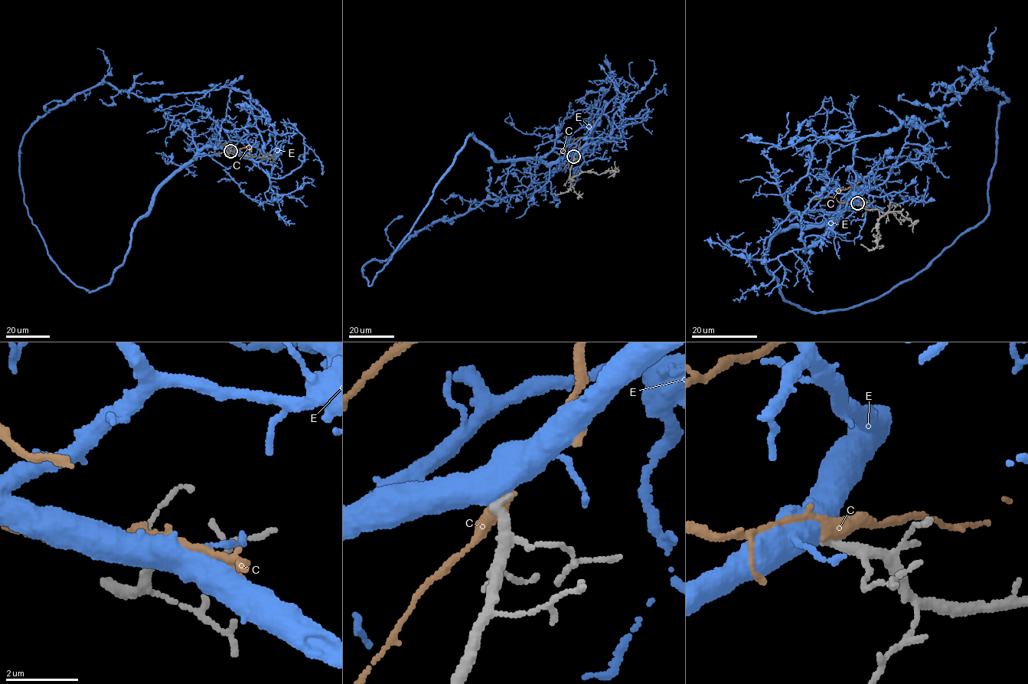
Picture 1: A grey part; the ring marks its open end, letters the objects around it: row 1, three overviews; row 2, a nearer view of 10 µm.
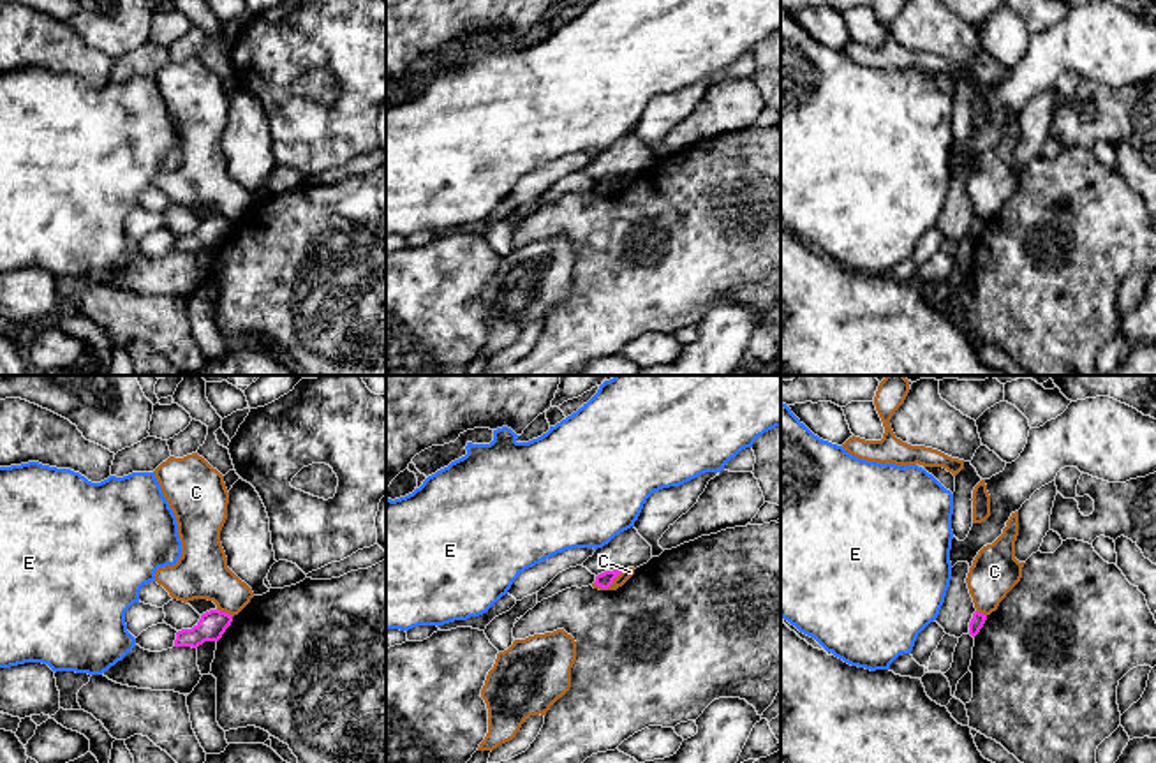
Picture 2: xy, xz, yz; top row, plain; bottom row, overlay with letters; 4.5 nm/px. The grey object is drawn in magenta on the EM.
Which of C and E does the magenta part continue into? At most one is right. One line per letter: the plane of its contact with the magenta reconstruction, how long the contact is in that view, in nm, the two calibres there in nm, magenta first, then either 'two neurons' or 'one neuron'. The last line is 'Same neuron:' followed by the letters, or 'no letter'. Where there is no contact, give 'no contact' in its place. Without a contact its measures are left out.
C: contact in xz; length 160 nm; calibres 70 and 50 nm; two neurons
E: no contact; one neuron
Same neuron: E

